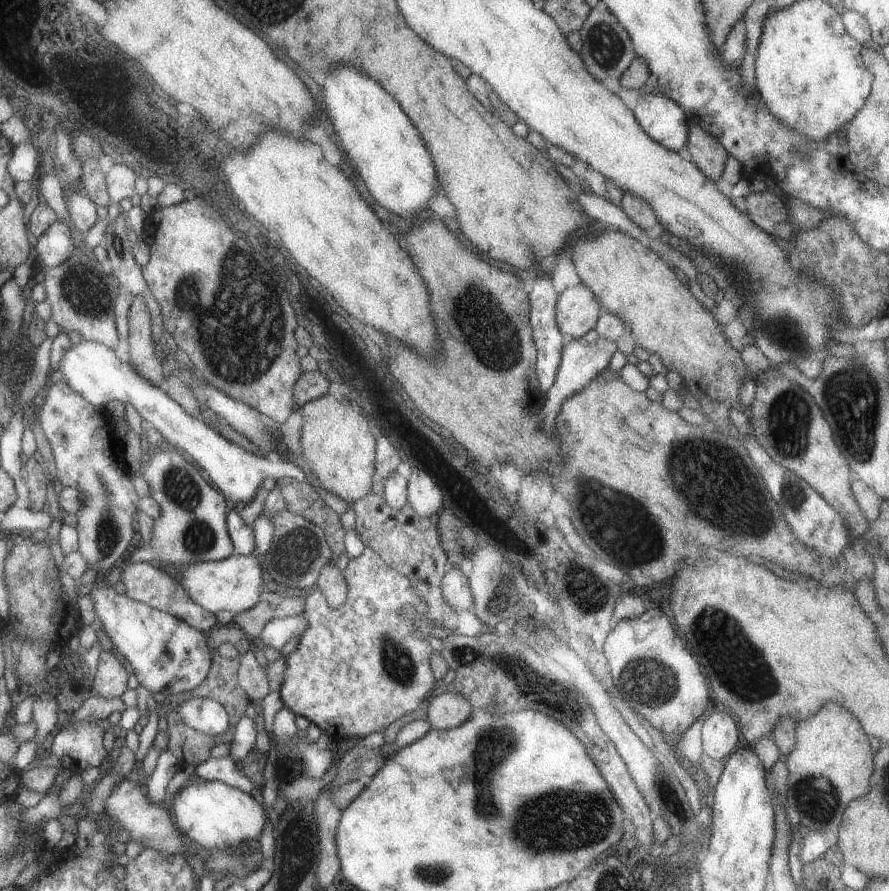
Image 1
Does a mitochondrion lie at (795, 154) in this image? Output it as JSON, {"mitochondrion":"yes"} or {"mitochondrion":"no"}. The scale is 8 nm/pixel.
{"mitochondrion":"yes"}

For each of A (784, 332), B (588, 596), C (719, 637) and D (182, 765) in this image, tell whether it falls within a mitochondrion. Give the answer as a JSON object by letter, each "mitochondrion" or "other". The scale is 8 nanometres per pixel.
{"A":"mitochondrion","B":"mitochondrion","C":"mitochondrion","D":"other"}

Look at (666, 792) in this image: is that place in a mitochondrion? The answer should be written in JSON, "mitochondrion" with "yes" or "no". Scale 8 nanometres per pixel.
{"mitochondrion":"yes"}

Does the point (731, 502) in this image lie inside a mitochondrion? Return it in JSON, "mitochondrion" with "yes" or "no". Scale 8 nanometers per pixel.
{"mitochondrion":"yes"}

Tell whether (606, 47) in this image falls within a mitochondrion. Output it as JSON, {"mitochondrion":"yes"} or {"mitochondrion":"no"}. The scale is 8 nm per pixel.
{"mitochondrion":"yes"}

